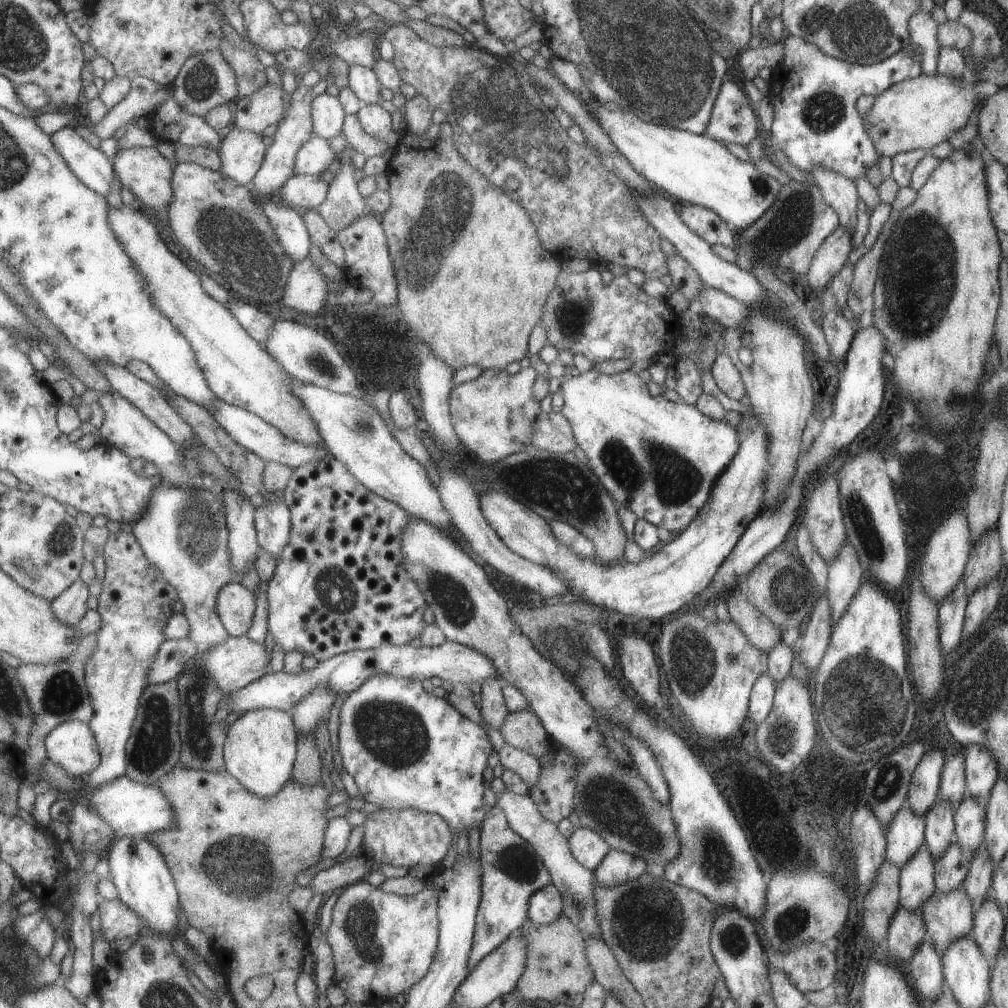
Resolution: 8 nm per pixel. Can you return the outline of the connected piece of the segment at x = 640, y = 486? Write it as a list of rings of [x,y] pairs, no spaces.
[[[595,369],[559,378],[563,398],[560,414],[569,422],[576,446],[587,457],[587,466],[615,504],[625,506],[637,519],[669,532],[683,531],[709,498],[712,484],[725,472],[737,452],[737,432],[725,418],[713,420],[697,408],[669,402],[662,395],[650,396],[646,384],[631,370],[607,376]]]

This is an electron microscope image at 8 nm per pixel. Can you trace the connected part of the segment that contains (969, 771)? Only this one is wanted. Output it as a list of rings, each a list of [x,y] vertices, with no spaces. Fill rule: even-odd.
[[[969,746],[964,749],[964,776],[967,793],[975,800],[981,796],[989,796],[991,786],[997,780],[997,762],[981,746]]]

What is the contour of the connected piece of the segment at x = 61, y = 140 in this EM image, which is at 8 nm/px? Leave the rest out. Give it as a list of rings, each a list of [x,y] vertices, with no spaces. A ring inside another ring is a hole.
[[[69,125],[52,134],[52,138],[53,144],[77,174],[77,178],[94,192],[106,197],[111,190],[113,178],[118,176],[113,160],[105,156],[100,148],[93,148]]]

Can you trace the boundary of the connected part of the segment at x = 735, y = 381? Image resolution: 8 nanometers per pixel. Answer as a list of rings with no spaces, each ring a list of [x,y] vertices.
[[[724,352],[716,356],[710,372],[717,388],[723,394],[736,401],[745,399],[743,380]]]

